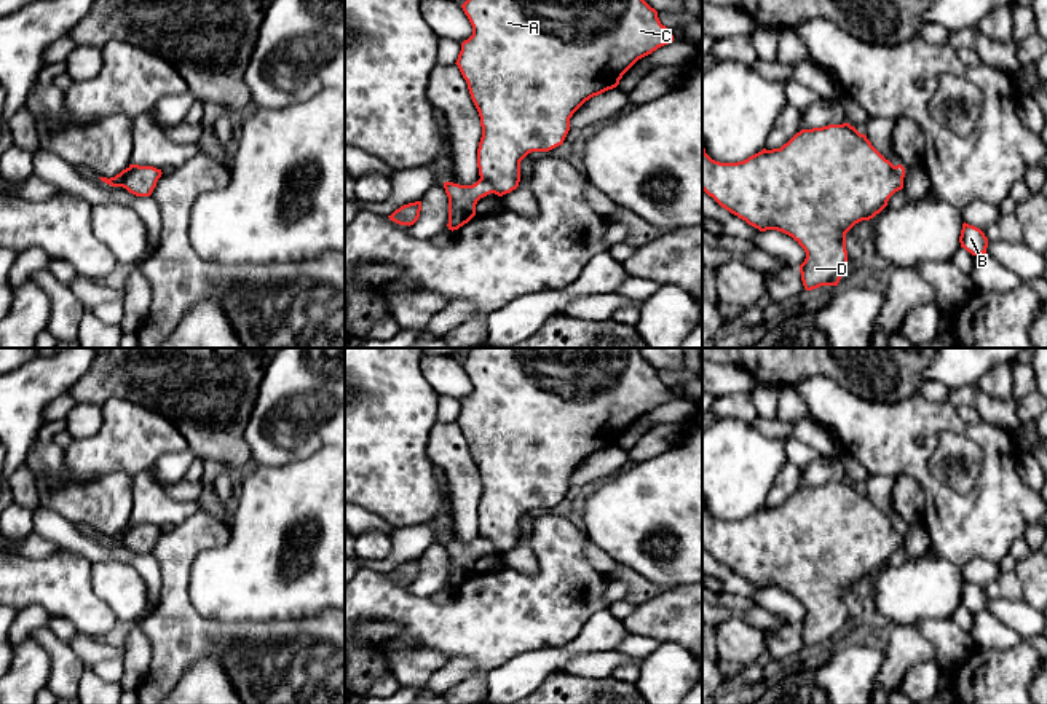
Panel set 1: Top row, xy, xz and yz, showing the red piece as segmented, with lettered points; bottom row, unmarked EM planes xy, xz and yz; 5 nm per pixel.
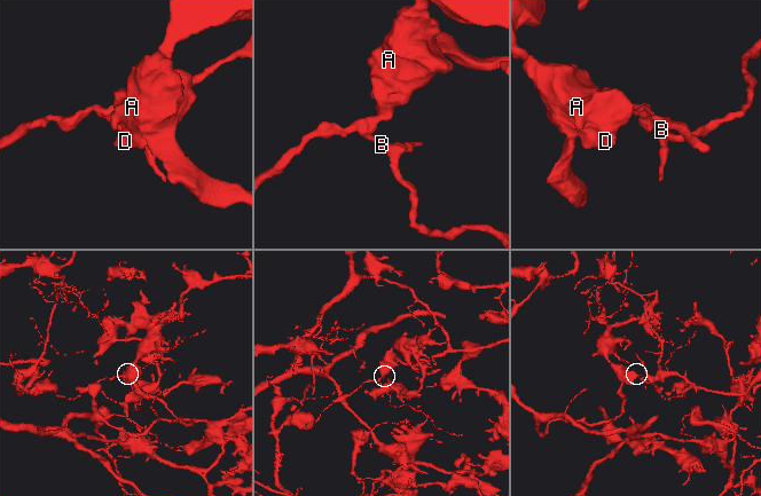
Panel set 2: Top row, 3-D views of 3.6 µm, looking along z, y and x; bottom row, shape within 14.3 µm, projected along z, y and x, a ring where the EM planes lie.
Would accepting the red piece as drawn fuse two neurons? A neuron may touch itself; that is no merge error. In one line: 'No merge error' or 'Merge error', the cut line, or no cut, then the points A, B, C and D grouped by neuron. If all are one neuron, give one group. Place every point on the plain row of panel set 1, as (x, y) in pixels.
Merge error. Split along xy (130, 526), (120, 543). Groups: A C D / B

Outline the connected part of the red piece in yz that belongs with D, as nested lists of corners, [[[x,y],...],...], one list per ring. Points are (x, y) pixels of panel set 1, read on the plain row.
[[[849,481],[801,487],[780,506],[766,508],[737,520],[712,517],[702,503],[702,548],[721,565],[745,578],[760,589],[777,587],[792,594],[806,610],[800,623],[806,648],[820,643],[838,643],[847,621],[846,591],[859,579],[879,572],[889,556],[903,546],[903,535],[867,496]]]

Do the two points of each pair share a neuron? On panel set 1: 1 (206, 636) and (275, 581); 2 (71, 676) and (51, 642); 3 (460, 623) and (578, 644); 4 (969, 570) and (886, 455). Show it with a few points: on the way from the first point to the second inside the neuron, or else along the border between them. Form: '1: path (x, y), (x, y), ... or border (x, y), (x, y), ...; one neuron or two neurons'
1: border (192, 602), (208, 620), (262, 623); two neurons
2: path (66, 668), (58, 650); one neuron
3: border (594, 613), (567, 644), (533, 652); two neurons
4: border (996, 562), (971, 559), (961, 569); two neurons

